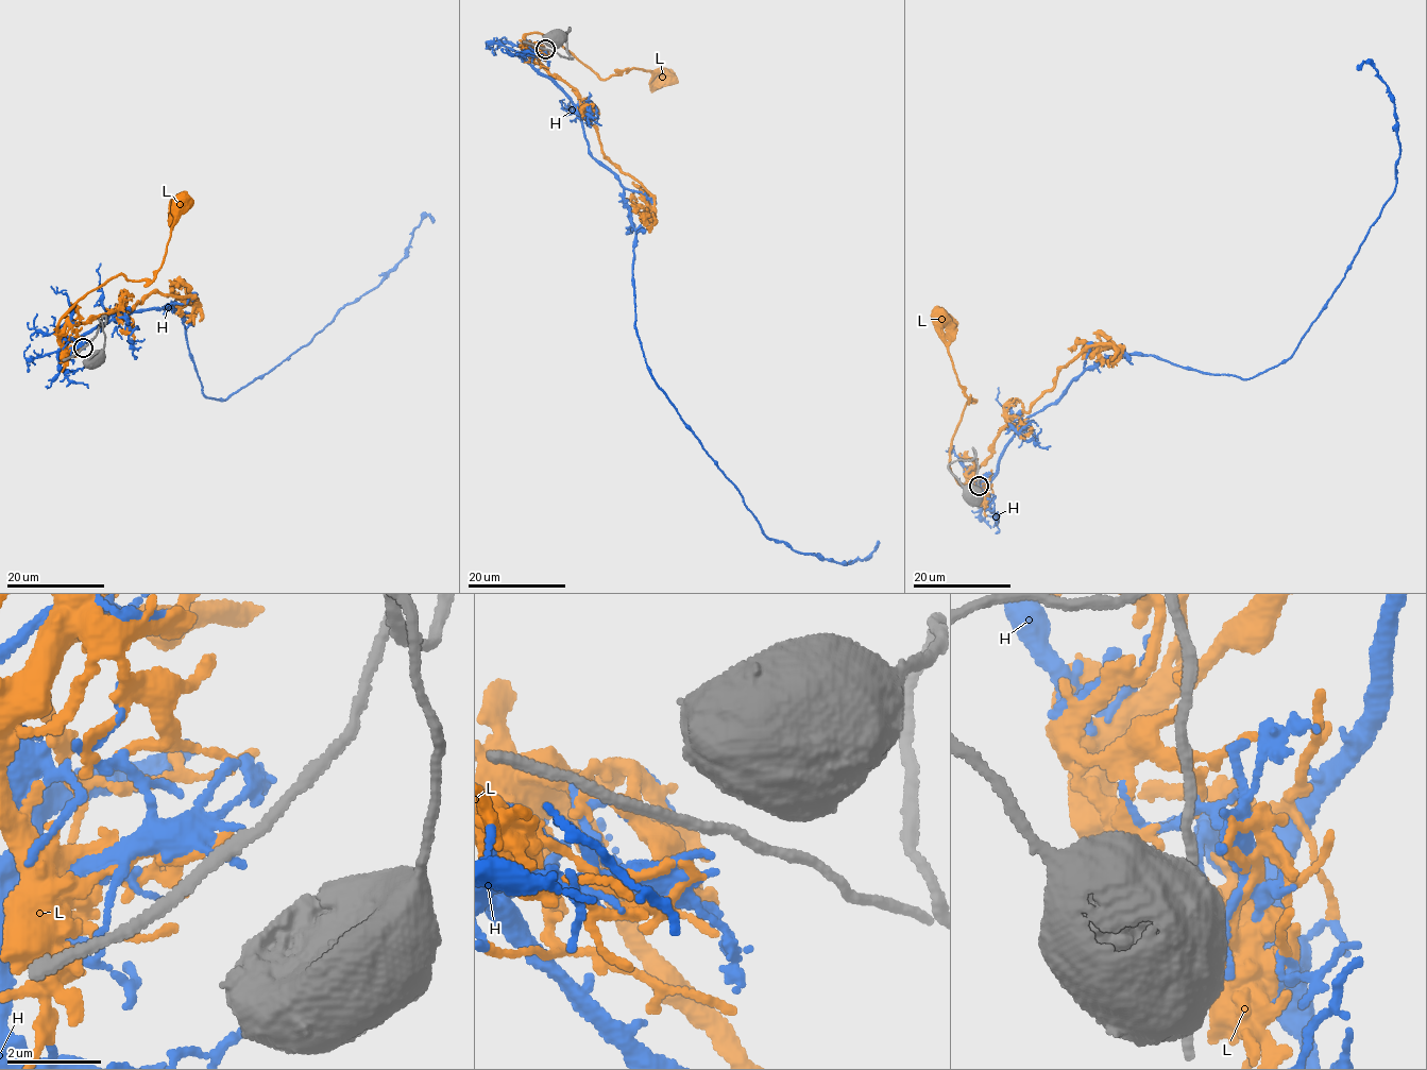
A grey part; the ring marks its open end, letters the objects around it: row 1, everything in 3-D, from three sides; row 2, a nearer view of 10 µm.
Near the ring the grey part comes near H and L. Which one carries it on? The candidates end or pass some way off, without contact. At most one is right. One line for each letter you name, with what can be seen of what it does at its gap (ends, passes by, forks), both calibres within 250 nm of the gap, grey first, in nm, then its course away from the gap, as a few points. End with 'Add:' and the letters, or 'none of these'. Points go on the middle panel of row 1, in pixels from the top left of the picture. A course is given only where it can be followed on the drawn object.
H: it ends; calibres 220 and 180 nm; course (545, 52), (526, 58), (623, 187), (635, 334), (680, 420), (767, 538), (845, 565), (878, 541)
Add: H

